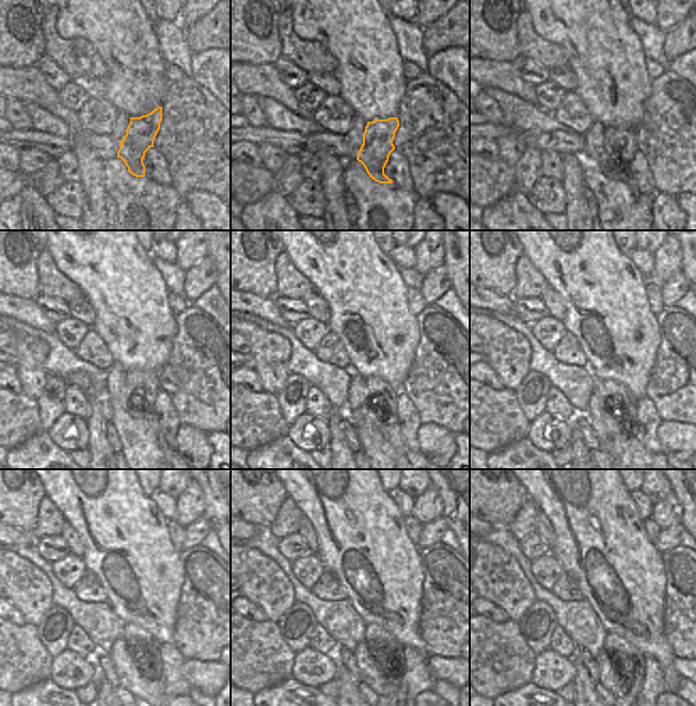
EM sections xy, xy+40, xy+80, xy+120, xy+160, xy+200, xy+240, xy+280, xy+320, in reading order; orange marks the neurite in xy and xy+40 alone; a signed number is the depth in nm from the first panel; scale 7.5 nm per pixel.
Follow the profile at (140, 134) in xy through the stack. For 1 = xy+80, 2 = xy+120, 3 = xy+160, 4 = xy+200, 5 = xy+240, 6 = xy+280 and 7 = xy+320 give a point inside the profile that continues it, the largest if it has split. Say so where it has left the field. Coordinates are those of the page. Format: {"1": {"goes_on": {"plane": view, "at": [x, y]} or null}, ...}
{"1": {"goes_on": {"plane": "xy+80", "at": [619, 146]}}, "2": {"goes_on": {"plane": "xy+120", "at": [142, 386]}}, "3": {"goes_on": {"plane": "xy+160", "at": [381, 399]}}, "4": {"goes_on": {"plane": "xy+200", "at": [617, 400]}}, "5": {"goes_on": {"plane": "xy+240", "at": [137, 639]}}, "6": {"goes_on": {"plane": "xy+280", "at": [378, 640]}}, "7": {"goes_on": {"plane": "xy+320", "at": [613, 643]}}}

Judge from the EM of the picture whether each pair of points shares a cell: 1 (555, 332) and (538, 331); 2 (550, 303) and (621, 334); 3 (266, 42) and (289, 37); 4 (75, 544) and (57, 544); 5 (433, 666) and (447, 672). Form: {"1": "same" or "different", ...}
{"1": "same", "2": "different", "3": "different", "4": "different", "5": "same"}

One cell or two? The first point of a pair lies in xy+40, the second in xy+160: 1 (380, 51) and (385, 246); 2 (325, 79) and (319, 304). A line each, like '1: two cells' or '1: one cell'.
1: two cells
2: one cell

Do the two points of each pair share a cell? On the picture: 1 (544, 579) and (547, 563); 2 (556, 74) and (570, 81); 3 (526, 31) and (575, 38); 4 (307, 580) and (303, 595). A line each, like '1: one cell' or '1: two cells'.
1: one cell
2: one cell
3: two cells
4: two cells

